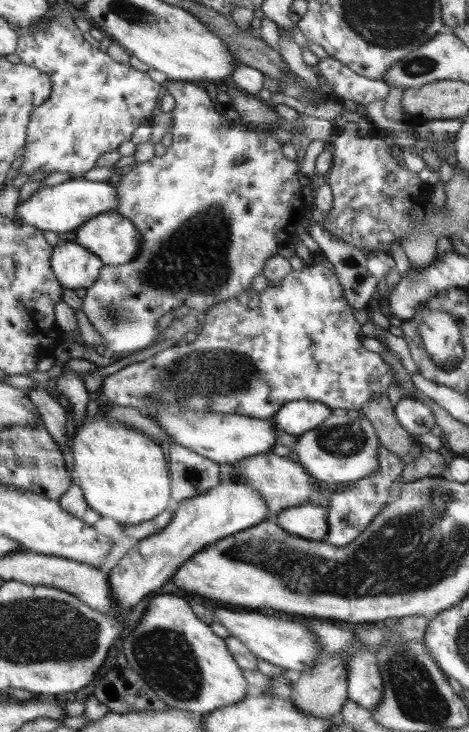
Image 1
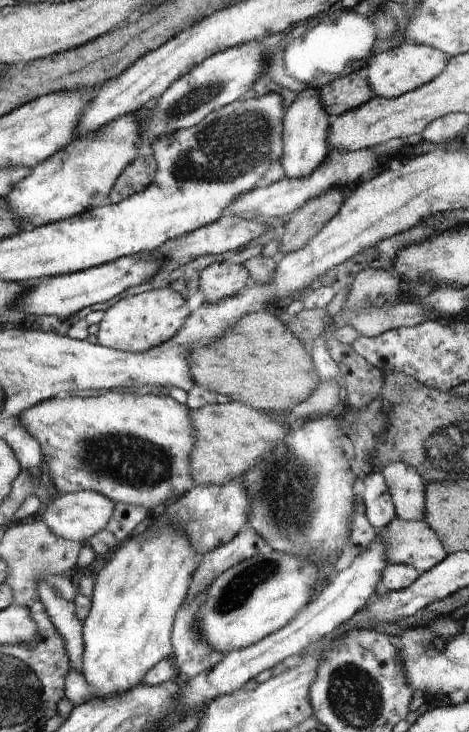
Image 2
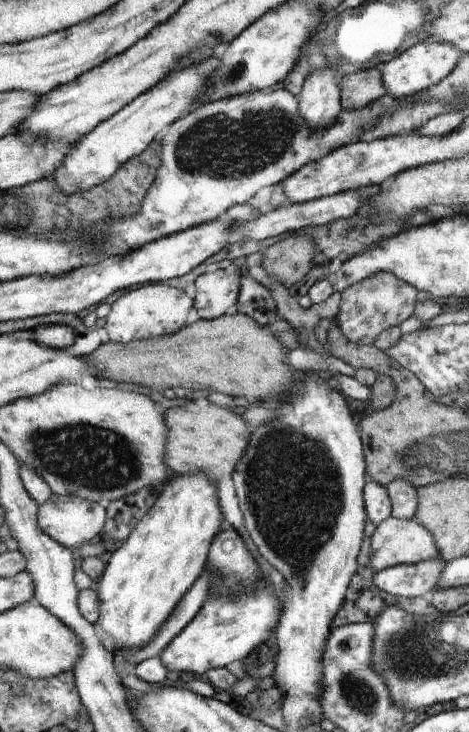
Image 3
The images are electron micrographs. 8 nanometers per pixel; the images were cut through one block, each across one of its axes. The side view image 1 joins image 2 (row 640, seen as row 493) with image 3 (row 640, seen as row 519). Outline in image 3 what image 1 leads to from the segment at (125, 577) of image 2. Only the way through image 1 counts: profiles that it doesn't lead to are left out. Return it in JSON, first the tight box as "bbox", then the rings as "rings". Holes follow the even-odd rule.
{"bbox":[96,475,224,654],"rings":[[[172,475],[158,492],[158,498],[149,514],[134,528],[134,531],[104,559],[106,569],[100,576],[98,590],[99,618],[96,622],[107,638],[113,639],[112,654],[118,651],[136,651],[147,646],[158,634],[160,626],[168,620],[184,594],[190,590],[198,576],[205,570],[209,549],[224,518],[219,504],[217,484],[207,475]]]}

